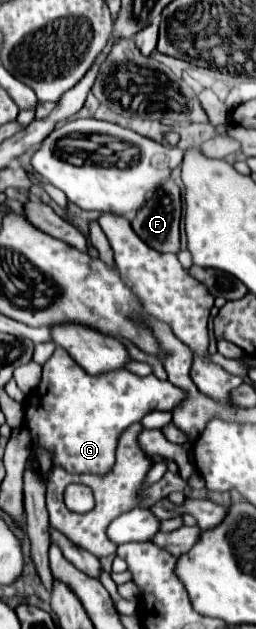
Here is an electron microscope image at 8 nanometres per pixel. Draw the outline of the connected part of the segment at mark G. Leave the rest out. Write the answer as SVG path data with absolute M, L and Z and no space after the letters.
M56 347L54 355L46 361L46 365L42 367L42 381L38 385L38 393L32 393L30 395L30 417L28 417L28 399L24 401L24 407L26 407L26 427L28 427L28 421L30 421L30 439L32 439L32 445L40 445L42 449L50 451L52 453L52 465L54 467L62 467L64 471L68 473L78 473L78 475L98 475L98 477L104 477L116 463L116 447L118 447L118 439L120 435L132 425L132 423L140 423L144 415L148 415L150 411L172 411L180 401L184 399L184 391L174 387L170 381L160 381L156 379L154 375L148 375L148 377L140 377L140 375L134 375L134 373L106 373L106 377L90 377L62 347Z

